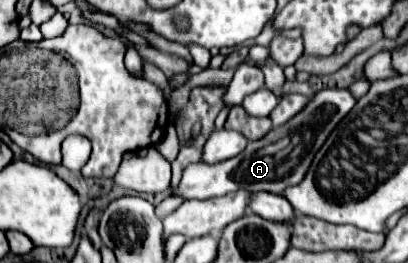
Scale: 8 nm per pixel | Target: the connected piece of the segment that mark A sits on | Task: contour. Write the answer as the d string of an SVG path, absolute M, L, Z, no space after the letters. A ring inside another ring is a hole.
M321 90L317 92L311 102L305 106L303 112L299 112L295 118L291 118L285 126L273 128L267 136L263 136L257 142L249 142L247 148L237 154L235 158L229 158L225 162L217 164L191 164L183 172L183 180L175 194L181 194L183 198L191 200L205 200L221 194L229 194L233 190L247 190L247 192L271 192L281 194L287 186L295 186L305 176L307 168L311 166L313 154L323 146L325 138L331 134L331 130L349 114L349 110L357 104L357 98L349 90Z

